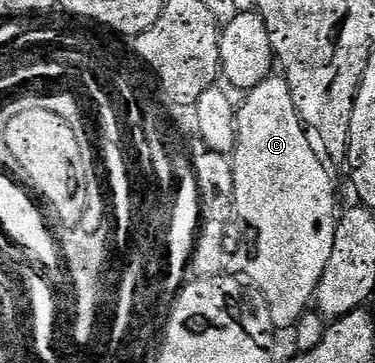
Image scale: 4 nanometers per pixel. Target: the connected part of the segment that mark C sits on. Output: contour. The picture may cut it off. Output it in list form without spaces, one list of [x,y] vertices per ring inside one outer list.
[[[266,78],[245,92],[243,99],[246,100],[237,108],[238,132],[232,152],[232,202],[239,221],[247,223],[254,234],[254,240],[242,259],[242,271],[258,286],[259,293],[263,295],[259,296],[270,310],[270,320],[275,328],[290,329],[311,306],[320,277],[324,277],[324,265],[328,265],[328,257],[332,257],[332,241],[336,241],[340,206],[338,207],[338,195],[334,192],[334,179],[330,176],[329,169],[322,164],[323,156],[316,150],[302,117],[298,114],[290,86],[285,78],[277,78]]]

